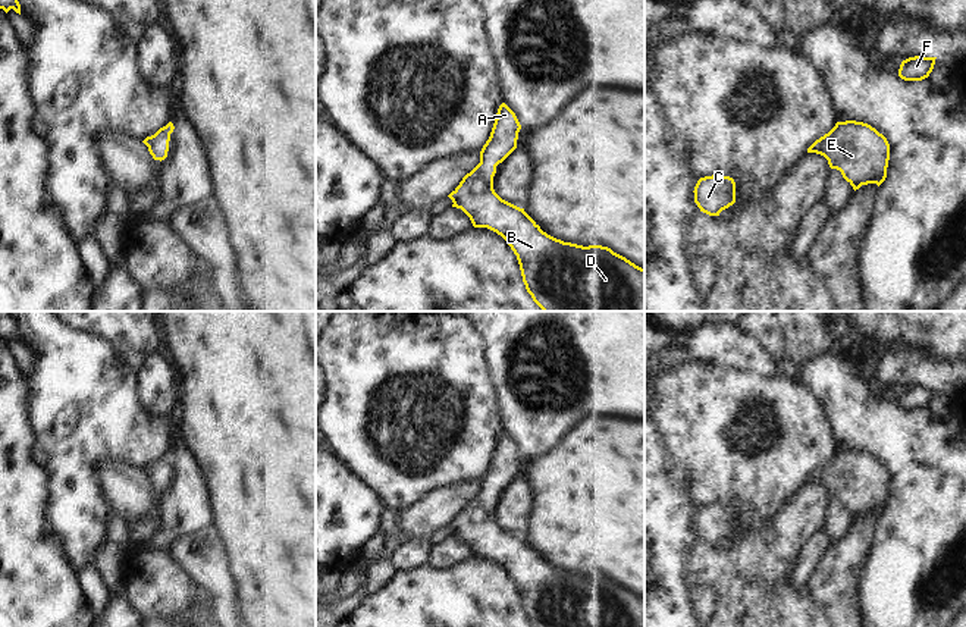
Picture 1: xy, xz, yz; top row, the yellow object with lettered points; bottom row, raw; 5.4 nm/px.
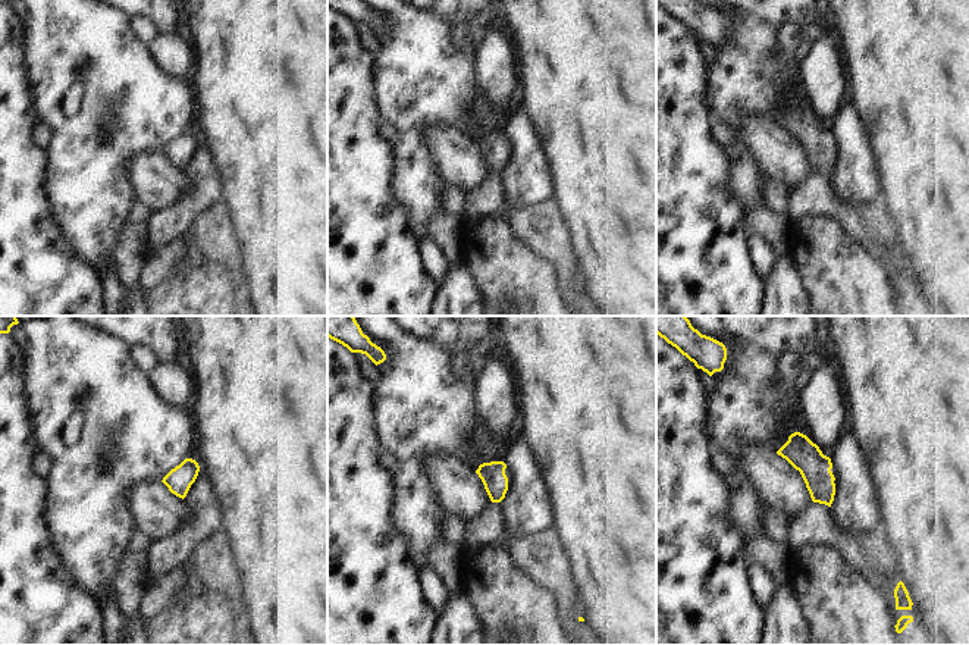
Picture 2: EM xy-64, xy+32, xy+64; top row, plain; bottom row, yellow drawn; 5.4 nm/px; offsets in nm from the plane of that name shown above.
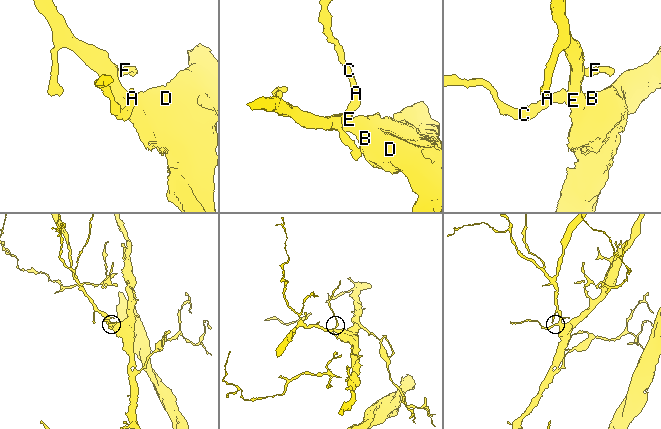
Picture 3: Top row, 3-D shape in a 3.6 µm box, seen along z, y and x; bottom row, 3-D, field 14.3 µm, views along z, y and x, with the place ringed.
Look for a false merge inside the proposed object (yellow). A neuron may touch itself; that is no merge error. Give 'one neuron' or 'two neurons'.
one neuron

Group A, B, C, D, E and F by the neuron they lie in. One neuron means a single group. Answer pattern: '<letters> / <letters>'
A B C D E F

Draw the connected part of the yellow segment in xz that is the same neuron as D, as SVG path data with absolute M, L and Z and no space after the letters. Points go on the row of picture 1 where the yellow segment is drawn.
M502 103L480 151L480 163L448 195L452 207L461 209L474 228L487 228L508 242L517 255L527 292L543 311L644 311L644 269L608 247L583 247L548 235L524 209L495 192L496 166L517 148L520 129L515 113Z

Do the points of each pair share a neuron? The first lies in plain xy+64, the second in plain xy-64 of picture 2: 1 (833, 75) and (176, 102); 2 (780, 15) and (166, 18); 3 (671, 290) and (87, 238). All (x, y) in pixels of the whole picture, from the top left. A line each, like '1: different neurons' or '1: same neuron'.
1: different neurons
2: same neuron
3: different neurons

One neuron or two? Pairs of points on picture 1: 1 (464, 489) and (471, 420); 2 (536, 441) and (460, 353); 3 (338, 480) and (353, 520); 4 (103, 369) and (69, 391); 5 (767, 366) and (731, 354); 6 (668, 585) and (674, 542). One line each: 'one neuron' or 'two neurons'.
1: two neurons
2: two neurons
3: one neuron
4: one neuron
5: one neuron
6: one neuron

